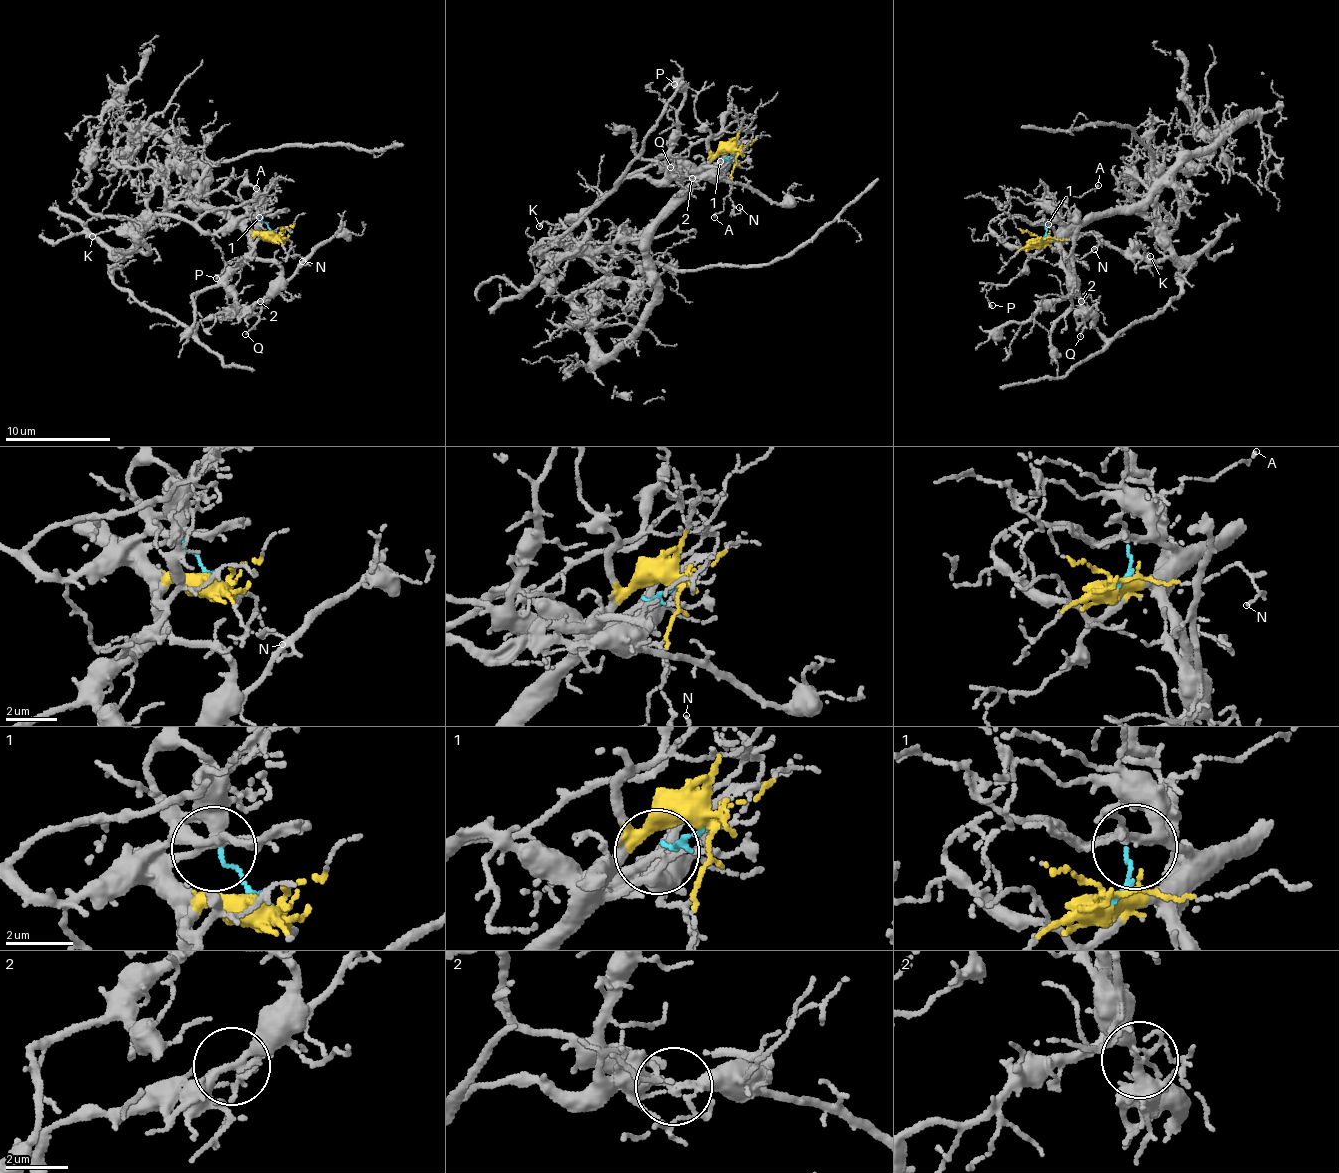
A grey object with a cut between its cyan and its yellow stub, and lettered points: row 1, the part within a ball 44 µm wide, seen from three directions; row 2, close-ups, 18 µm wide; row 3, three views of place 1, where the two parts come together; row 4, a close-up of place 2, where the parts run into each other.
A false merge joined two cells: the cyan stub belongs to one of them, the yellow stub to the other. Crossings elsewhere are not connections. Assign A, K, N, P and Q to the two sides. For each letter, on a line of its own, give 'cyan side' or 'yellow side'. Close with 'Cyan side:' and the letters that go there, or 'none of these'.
A: yellow side
K: cyan side
N: yellow side
P: yellow side
Q: yellow side
Cyan side: K

